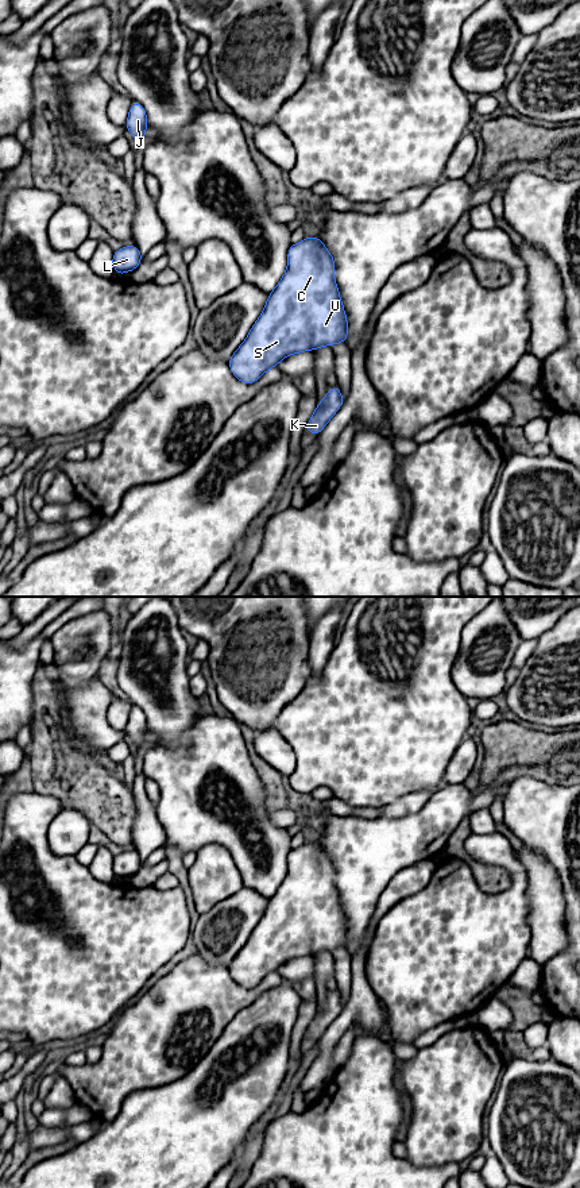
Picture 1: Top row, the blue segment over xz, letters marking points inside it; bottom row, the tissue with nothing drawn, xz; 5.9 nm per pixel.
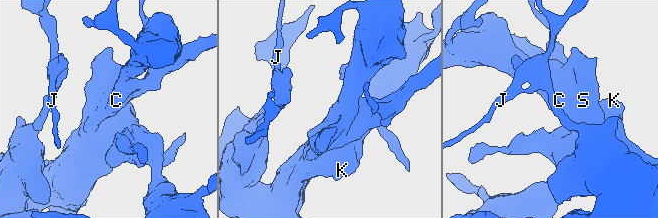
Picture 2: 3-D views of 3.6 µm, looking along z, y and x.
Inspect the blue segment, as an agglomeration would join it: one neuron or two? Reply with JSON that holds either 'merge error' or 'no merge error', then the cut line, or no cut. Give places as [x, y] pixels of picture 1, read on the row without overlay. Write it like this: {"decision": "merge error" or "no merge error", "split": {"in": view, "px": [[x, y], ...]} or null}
{"decision": "no merge error", "split": null}

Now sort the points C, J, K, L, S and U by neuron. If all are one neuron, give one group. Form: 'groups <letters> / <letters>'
groups C J K L S U

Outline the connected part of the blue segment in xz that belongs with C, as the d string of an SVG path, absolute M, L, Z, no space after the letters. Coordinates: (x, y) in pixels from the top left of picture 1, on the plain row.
M318 841L287 856L287 875L263 917L228 965L243 988L255 988L289 960L347 948L348 927L335 887L335 864Z

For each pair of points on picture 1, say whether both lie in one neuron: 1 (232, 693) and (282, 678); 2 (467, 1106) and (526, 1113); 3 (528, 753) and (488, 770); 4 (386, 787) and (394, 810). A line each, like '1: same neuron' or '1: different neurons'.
1: same neuron
2: different neurons
3: same neuron
4: different neurons

